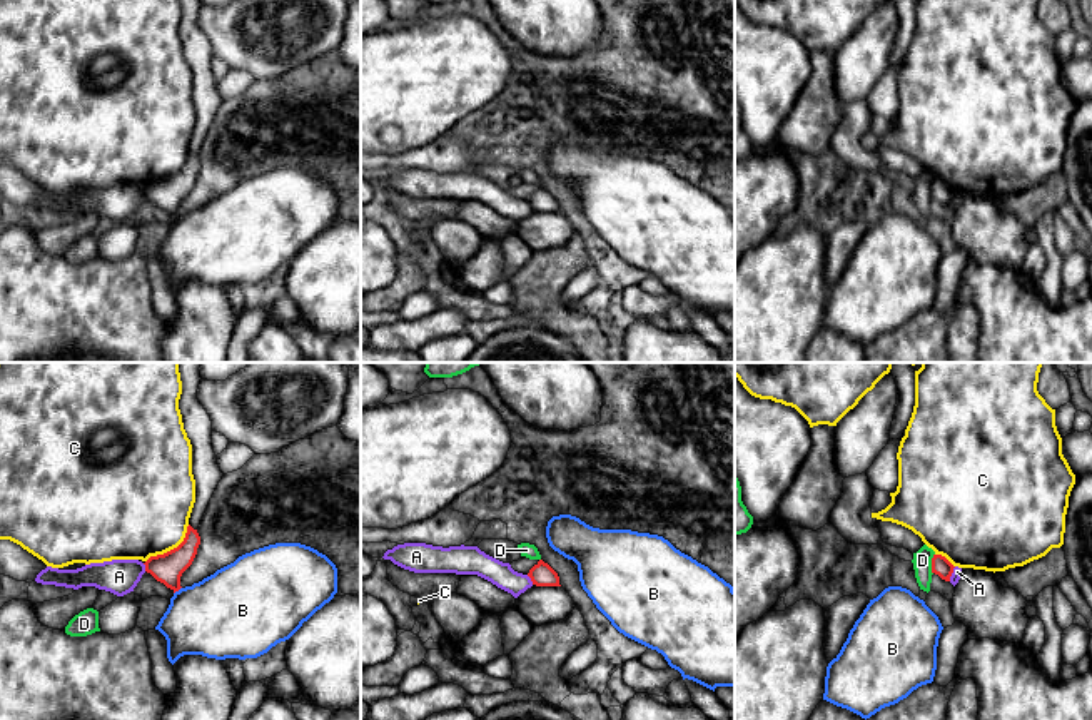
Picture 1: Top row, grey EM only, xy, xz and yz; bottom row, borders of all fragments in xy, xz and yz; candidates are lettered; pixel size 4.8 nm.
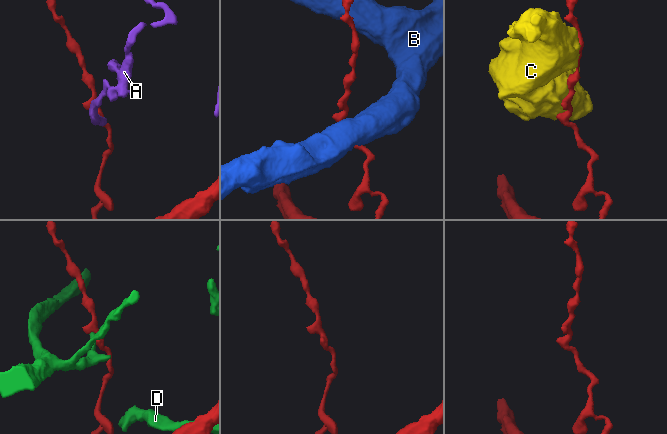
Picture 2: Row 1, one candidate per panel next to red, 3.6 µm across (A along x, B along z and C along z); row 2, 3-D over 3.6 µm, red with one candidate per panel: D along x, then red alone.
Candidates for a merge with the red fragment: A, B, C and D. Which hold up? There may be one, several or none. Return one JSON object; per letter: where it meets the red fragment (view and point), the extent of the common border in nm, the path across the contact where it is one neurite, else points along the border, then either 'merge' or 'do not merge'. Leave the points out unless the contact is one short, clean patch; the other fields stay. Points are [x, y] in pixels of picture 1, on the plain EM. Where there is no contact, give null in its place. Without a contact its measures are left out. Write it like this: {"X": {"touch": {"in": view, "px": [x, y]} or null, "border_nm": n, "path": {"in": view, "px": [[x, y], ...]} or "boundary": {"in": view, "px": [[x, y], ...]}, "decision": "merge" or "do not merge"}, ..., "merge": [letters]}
{"A": {"touch": {"in": "xz", "px": [531, 206]}, "border_nm": 60, "boundary": {"in": "xz", "px": [[526, 201], [533, 209]]}, "decision": "do not merge"}, "B": {"touch": {"in": "xy", "px": [177, 216]}, "border_nm": 50, "boundary": {"in": "xy", "px": [[181, 212], [174, 219]]}, "decision": "do not merge"}, "C": {"touch": {"in": "xy", "px": [171, 176]}, "border_nm": 280, "decision": "do not merge"}, "D": {"touch": {"in": "yz", "px": [932, 189]}, "border_nm": 100, "decision": "do not merge"}, "merge": []}

